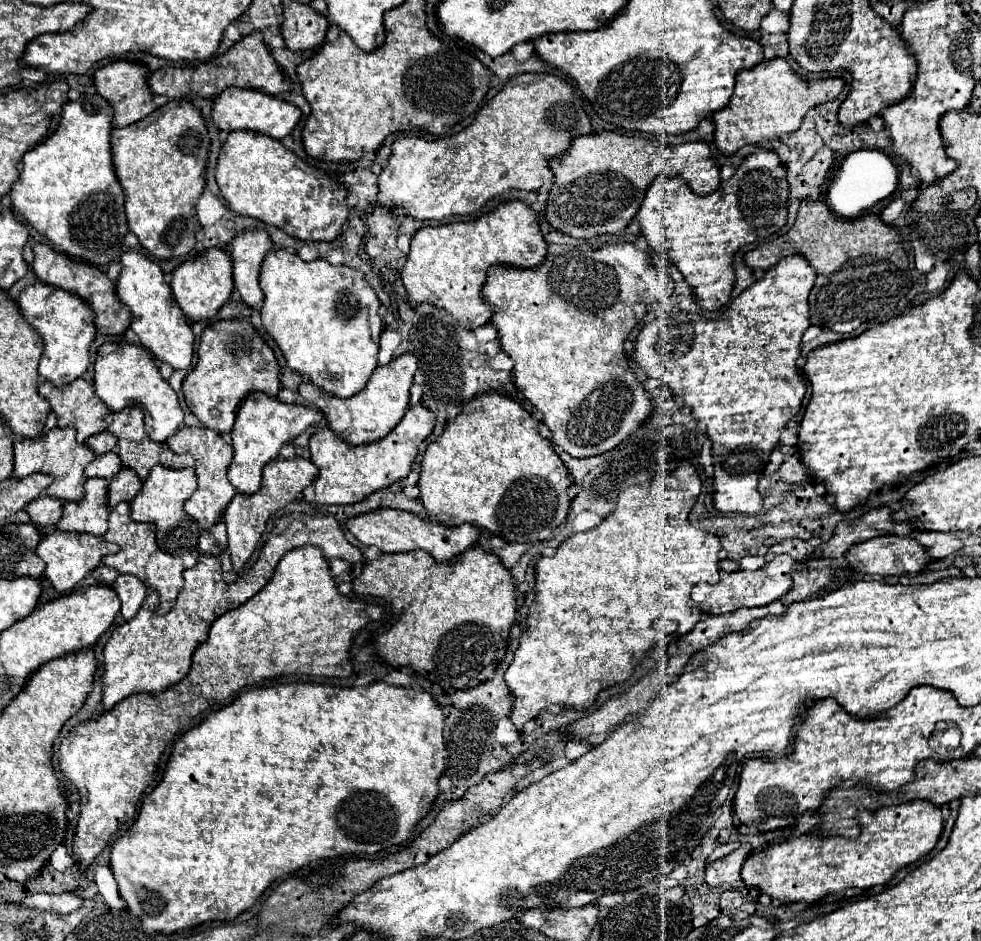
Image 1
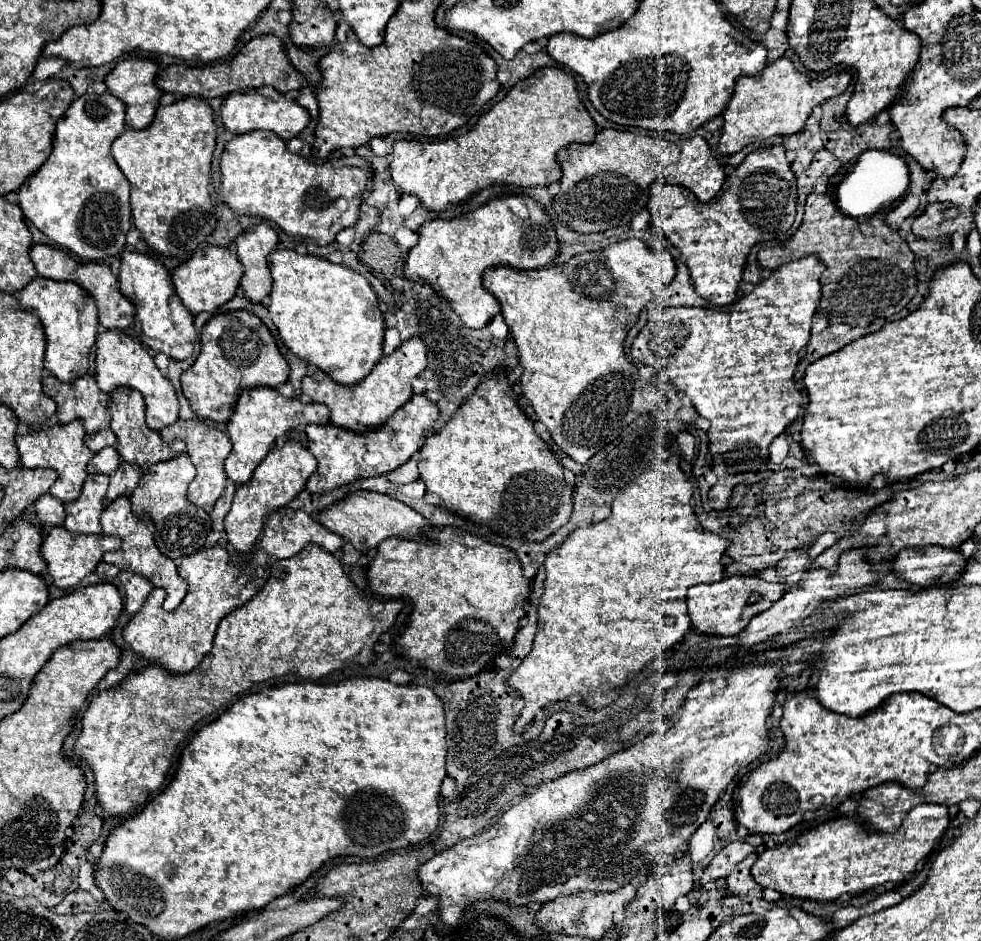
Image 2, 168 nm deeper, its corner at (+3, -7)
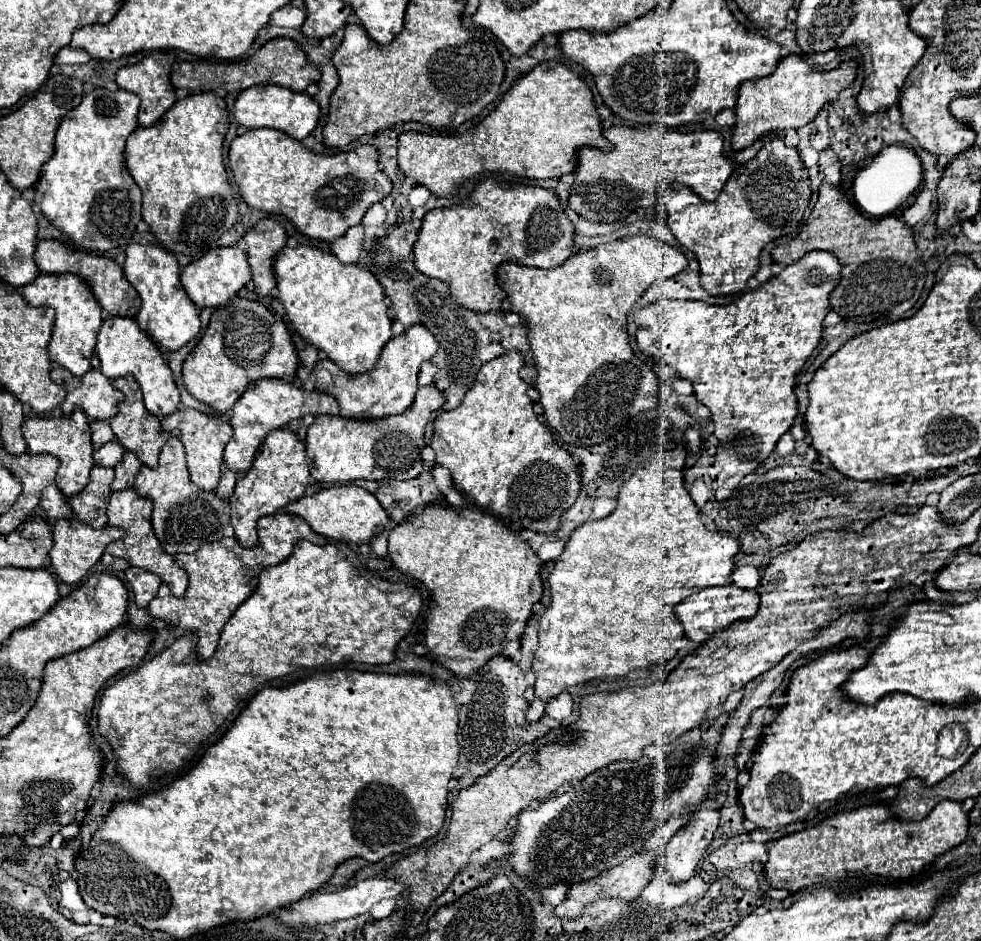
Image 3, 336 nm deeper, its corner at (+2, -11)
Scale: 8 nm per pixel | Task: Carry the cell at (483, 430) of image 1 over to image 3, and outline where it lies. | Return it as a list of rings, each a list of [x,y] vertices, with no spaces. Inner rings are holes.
[[[517,351],[485,363],[461,405],[437,415],[429,447],[435,451],[435,465],[449,469],[453,487],[469,495],[477,507],[505,519],[505,525],[513,531],[531,529],[549,535],[559,529],[559,519],[575,503],[581,483],[571,455],[557,445],[553,433],[533,413],[533,403],[527,397],[529,385],[519,377],[521,365],[523,357]]]

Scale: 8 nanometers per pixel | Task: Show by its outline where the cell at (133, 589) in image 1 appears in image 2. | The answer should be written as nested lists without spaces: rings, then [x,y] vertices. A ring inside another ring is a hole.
[[[120,571],[118,577],[120,577],[120,581],[124,585],[124,591],[126,591],[124,609],[126,609],[128,615],[134,615],[142,607],[142,603],[146,601],[146,597],[150,595],[152,583],[146,577],[130,573],[130,571]]]

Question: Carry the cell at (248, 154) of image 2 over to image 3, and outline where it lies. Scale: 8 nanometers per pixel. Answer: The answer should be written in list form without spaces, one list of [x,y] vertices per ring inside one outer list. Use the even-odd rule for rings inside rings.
[[[249,129],[243,135],[235,137],[229,147],[229,167],[231,167],[233,181],[237,183],[243,201],[251,209],[261,209],[273,215],[283,215],[293,223],[293,227],[299,233],[311,239],[321,239],[325,243],[331,243],[343,237],[343,233],[349,227],[359,225],[367,207],[385,199],[391,191],[391,181],[379,169],[379,157],[377,157],[375,147],[363,145],[347,153],[317,155],[305,149],[301,141],[295,141],[283,131],[275,131],[275,129]]]

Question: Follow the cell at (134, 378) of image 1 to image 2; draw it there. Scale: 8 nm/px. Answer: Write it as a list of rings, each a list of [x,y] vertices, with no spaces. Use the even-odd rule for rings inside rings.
[[[102,331],[96,337],[96,381],[98,387],[110,393],[116,387],[132,387],[144,395],[146,401],[146,423],[150,429],[160,431],[178,421],[178,399],[176,391],[160,369],[154,365],[150,351],[124,331]]]

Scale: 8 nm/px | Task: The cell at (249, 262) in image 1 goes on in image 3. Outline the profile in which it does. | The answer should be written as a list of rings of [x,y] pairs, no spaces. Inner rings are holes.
[[[263,219],[243,239],[249,245],[247,257],[253,271],[253,291],[257,297],[267,297],[275,289],[273,259],[285,247],[285,229],[275,219]]]

